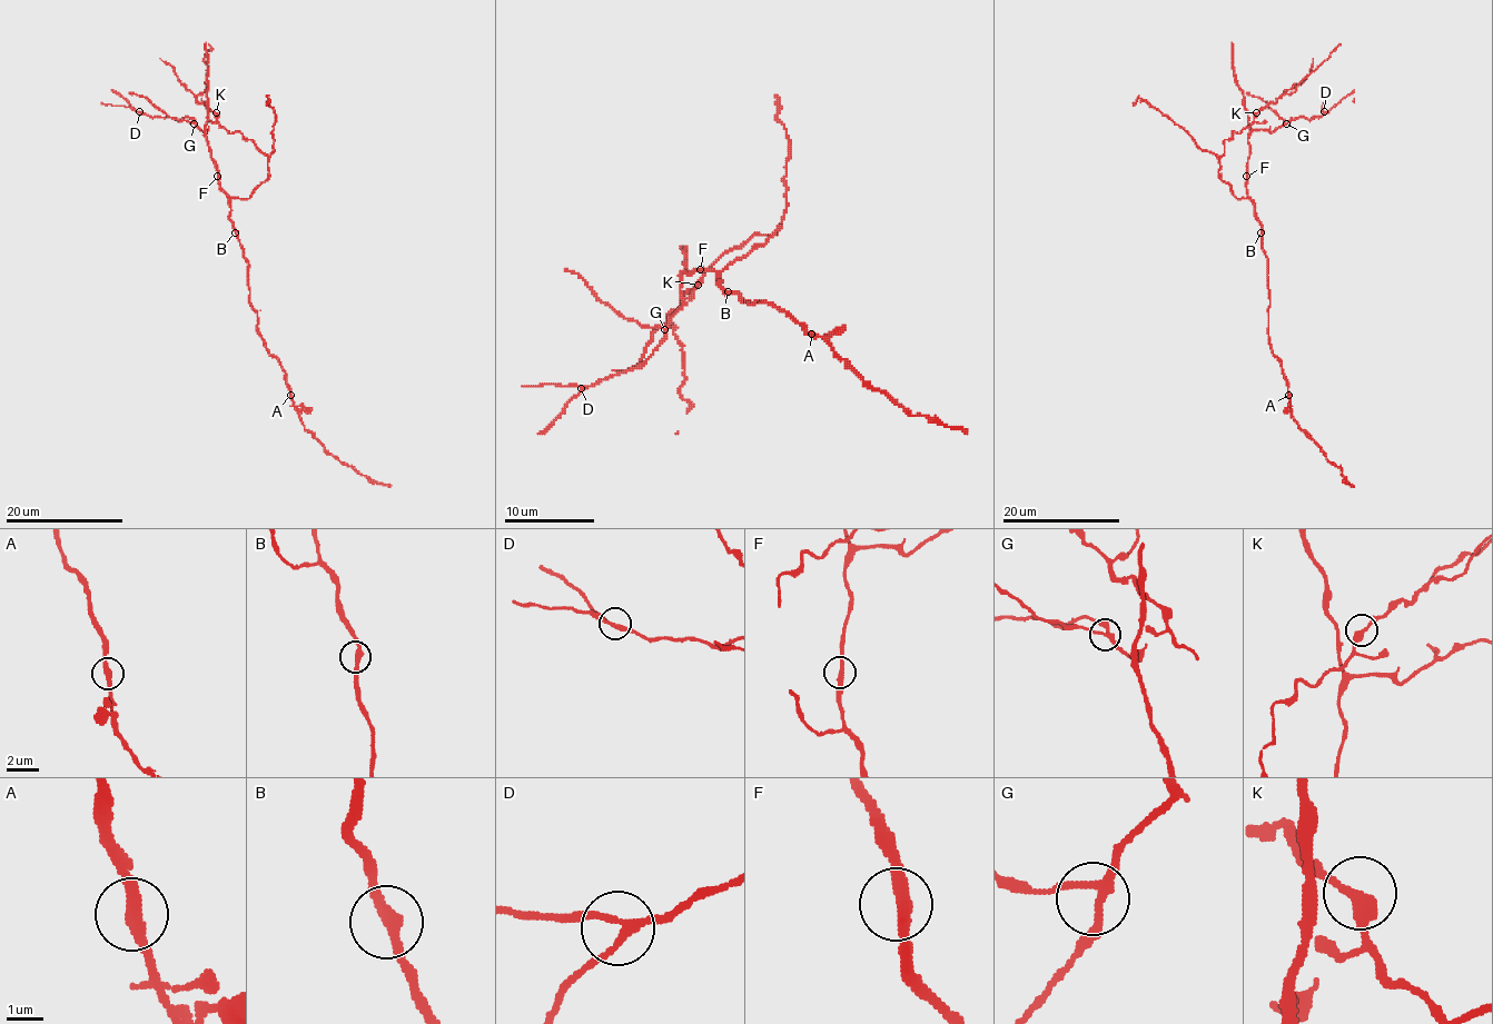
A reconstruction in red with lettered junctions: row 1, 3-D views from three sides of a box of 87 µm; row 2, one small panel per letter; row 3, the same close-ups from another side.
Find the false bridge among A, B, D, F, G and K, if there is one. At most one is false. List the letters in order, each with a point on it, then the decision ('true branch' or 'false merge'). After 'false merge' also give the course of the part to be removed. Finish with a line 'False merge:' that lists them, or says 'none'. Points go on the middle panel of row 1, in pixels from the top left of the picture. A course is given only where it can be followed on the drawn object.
A: place (811, 334); false merge; course (811, 334), (827, 341), (872, 388), (883, 390), (912, 416), (928, 416), (947, 427), (960, 427), (967, 434)
B: place (728, 291); true branch
D: place (581, 388); true branch
F: place (700, 269); true branch
G: place (664, 329); true branch
K: place (698, 285); true branch
False merge: A

